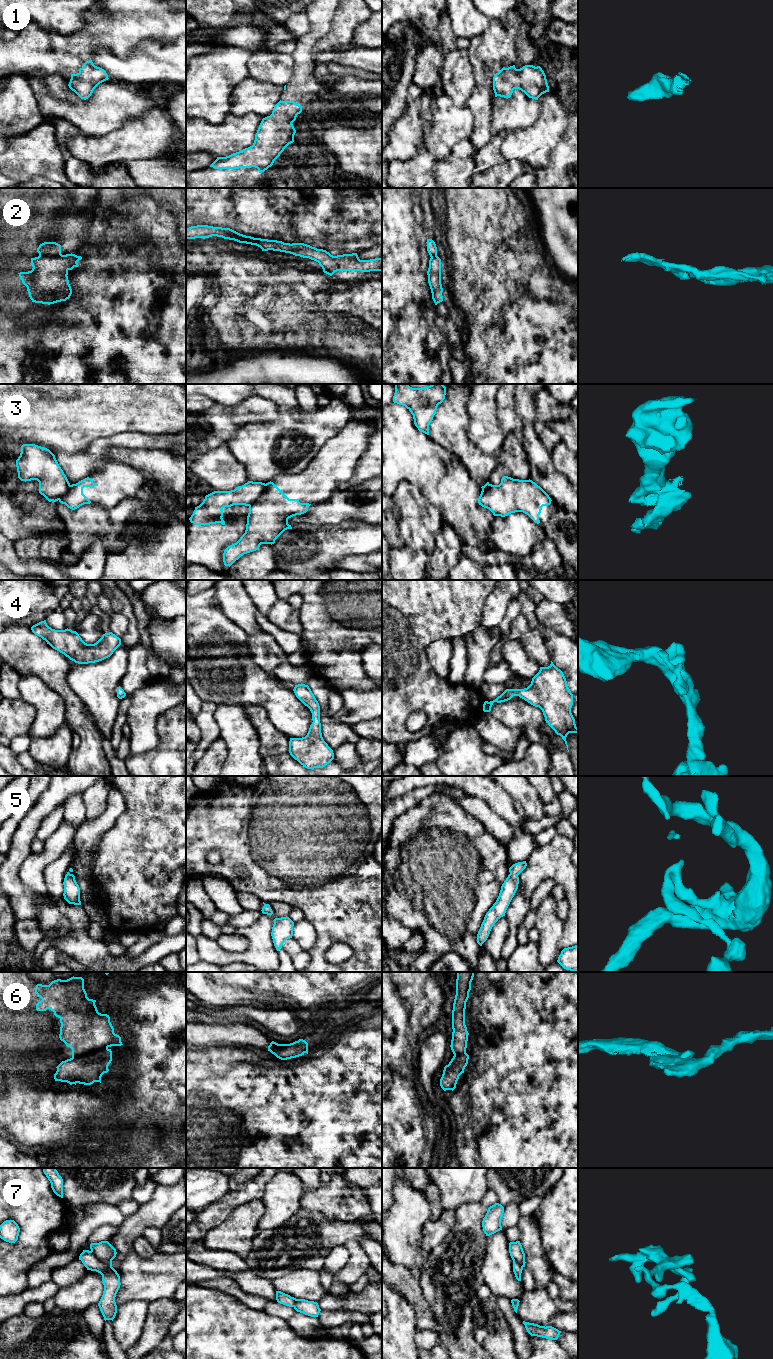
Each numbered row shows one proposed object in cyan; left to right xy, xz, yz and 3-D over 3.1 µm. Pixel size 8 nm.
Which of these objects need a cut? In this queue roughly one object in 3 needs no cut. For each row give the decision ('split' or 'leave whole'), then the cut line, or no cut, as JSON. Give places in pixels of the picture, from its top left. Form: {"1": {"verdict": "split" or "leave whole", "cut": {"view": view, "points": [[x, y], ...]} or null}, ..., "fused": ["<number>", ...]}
{"1": {"verdict": "leave whole", "cut": null}, "2": {"verdict": "split", "cut": {"view": "xz", "points": [[222, 228], [235, 236], [254, 238]]}}, "3": {"verdict": "split", "cut": {"view": "xz", "points": [[266, 484], [262, 493], [249, 506]]}}, "4": {"verdict": "leave whole", "cut": null}, "5": {"verdict": "leave whole", "cut": null}, "6": {"verdict": "split", "cut": {"view": "xy", "points": [[107, 1047], [72, 1058]]}}, "7": {"verdict": "leave whole", "cut": null}, "fused": ["2", "3", "6"]}

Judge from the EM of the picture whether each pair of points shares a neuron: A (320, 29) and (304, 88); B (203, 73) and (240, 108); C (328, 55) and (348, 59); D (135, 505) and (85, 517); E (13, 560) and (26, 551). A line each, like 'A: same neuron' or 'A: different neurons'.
A: same neuron
B: different neurons
C: same neuron
D: same neuron
E: different neurons

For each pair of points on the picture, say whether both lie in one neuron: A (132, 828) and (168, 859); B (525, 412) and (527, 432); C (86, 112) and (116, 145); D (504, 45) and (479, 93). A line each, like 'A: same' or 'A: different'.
A: same
B: same
C: different
D: same

